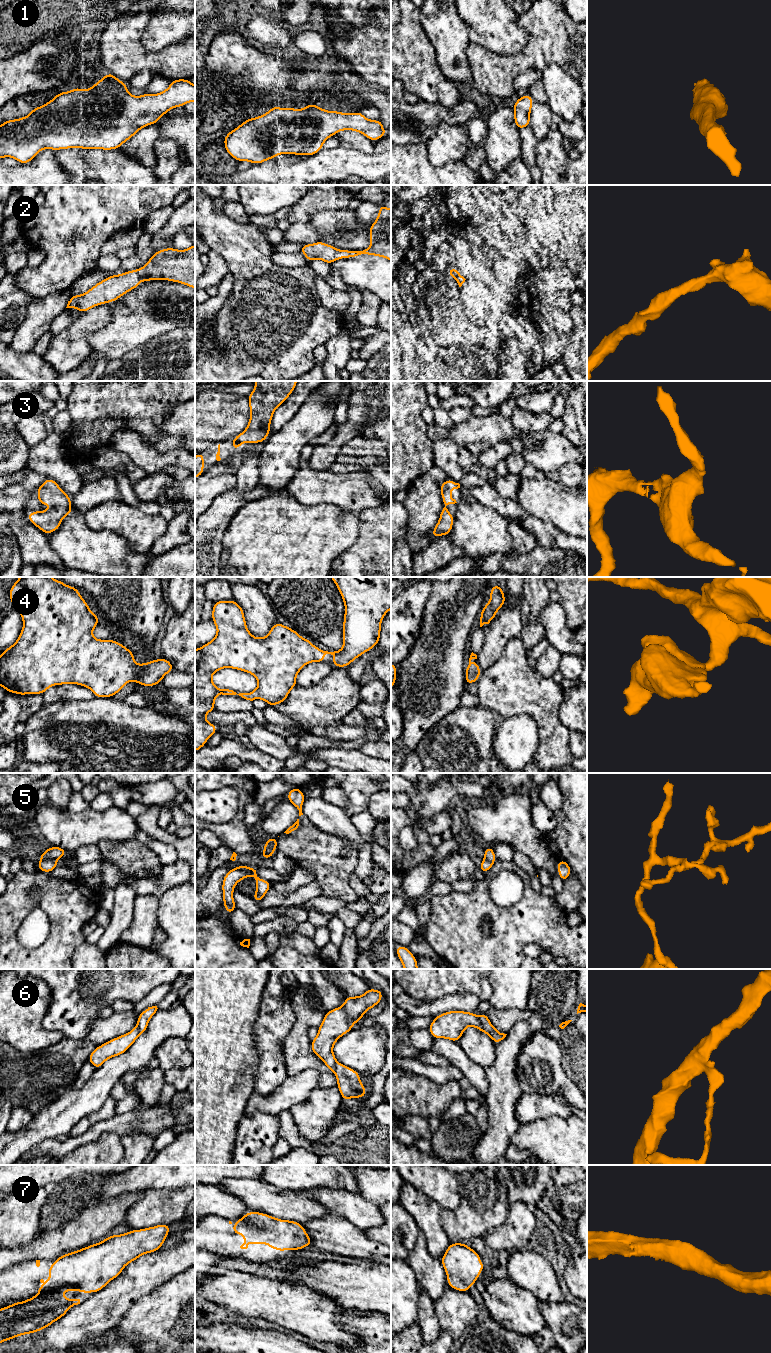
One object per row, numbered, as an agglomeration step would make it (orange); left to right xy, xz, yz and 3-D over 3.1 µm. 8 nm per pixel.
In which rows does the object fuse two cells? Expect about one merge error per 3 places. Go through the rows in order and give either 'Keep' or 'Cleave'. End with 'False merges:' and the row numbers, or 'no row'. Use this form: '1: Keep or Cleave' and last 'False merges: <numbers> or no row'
1: Keep
2: Keep
3: Keep
4: Keep
5: Cleave
6: Cleave
7: Keep
False merges: 5, 6

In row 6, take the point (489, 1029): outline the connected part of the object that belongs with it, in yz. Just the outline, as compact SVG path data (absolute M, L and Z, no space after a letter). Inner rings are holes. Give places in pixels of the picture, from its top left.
M482 1013L477 1018L483 1025L484 1033L494 1041L495 1045L499 1044L506 1037L507 1034L497 1031L491 1024L487 1013Z

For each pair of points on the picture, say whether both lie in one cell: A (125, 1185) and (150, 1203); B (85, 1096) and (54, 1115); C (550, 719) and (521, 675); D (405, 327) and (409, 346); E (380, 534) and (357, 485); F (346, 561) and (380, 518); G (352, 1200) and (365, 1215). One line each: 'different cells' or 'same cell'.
A: different cells
B: same cell
C: same cell
D: same cell
E: different cells
F: same cell
G: same cell

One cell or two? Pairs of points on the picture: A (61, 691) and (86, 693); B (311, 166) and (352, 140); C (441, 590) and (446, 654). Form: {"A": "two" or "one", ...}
{"A": "one", "B": "two", "C": "one"}

